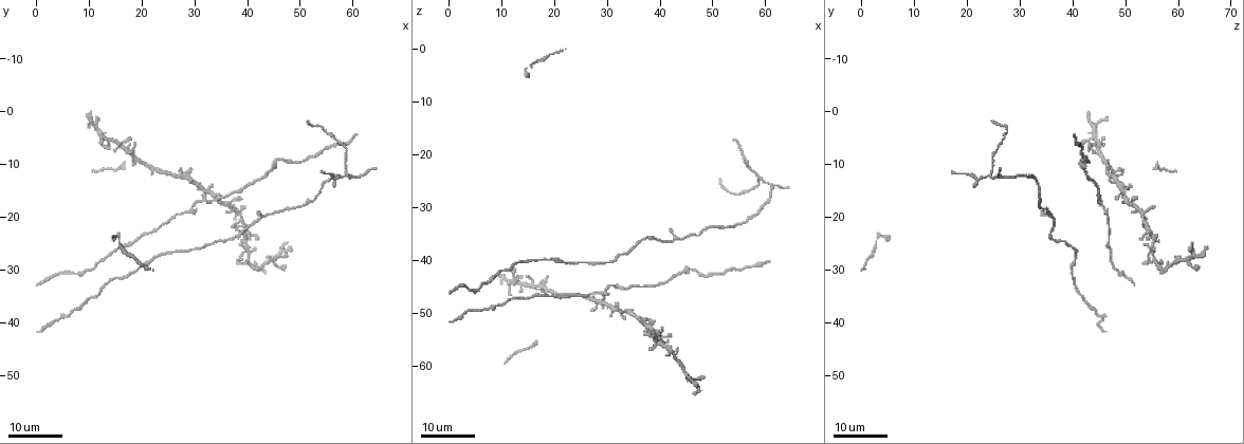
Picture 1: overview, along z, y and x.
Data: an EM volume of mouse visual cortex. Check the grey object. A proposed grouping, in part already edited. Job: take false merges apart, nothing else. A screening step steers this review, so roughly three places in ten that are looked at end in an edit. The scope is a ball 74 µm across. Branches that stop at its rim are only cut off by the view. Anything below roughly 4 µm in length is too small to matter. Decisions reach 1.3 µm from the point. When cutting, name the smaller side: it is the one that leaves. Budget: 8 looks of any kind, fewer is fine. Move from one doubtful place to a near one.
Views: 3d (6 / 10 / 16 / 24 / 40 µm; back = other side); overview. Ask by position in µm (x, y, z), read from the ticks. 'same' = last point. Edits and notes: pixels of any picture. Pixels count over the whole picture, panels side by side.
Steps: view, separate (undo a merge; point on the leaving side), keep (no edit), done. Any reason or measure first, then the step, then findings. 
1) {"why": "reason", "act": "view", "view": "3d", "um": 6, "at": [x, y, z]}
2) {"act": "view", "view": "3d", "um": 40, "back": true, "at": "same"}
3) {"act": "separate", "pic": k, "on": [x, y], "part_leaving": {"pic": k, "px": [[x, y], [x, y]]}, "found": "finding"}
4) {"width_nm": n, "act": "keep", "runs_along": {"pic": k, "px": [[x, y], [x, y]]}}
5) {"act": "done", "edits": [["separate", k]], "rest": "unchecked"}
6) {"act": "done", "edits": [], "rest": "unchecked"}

{"act": "view", "view": "3d", "um": 24, "at": [58.5, 12.0, 24.5]}

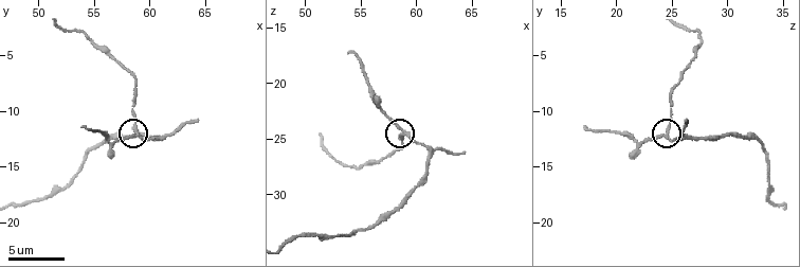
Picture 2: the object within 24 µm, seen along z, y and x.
{"act": "view", "view": "3d", "um": 6, "at": [58.8, 11.8, 24.4]}

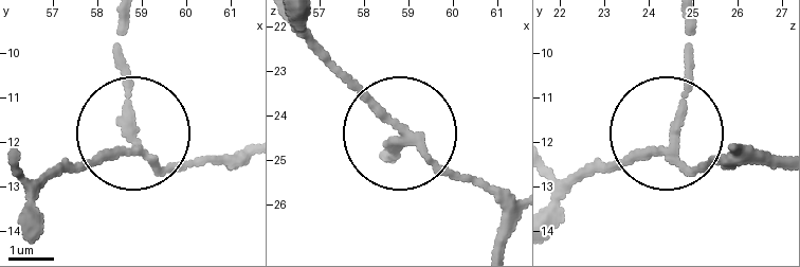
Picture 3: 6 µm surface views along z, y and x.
{"arms": 3, "act": "separate", "pic": 3, "on": [128, 89], "part_leaving": {"pic": 3, "px": [[142, 150], [120, 18]]}, "found": "a second cell is stuck on"}

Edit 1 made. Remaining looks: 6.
{"act": "view", "view": "overview"}

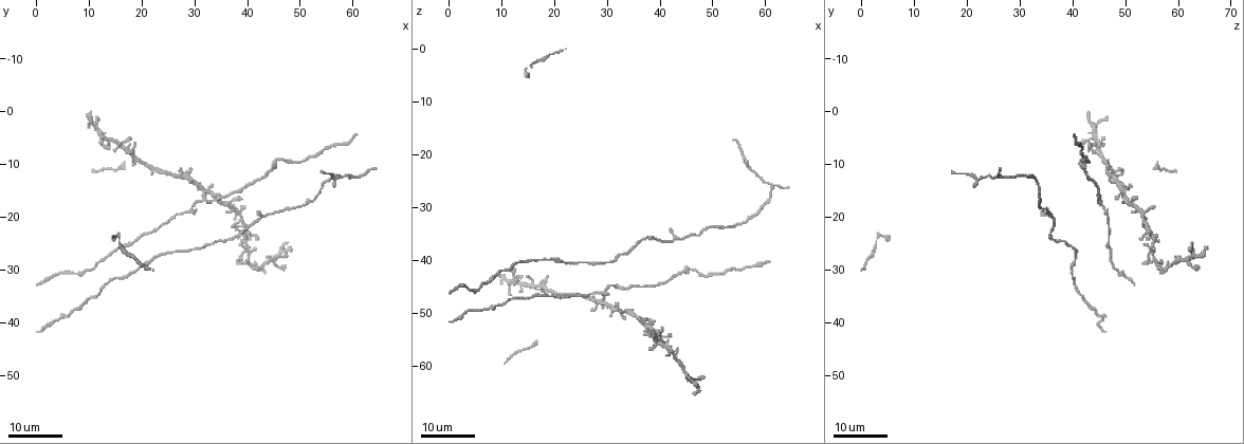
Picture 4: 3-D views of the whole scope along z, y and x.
{"why": "sudden change in width", "act": "view", "view": "3d", "um": 16, "at": [29.5, 18.0, 45.5]}

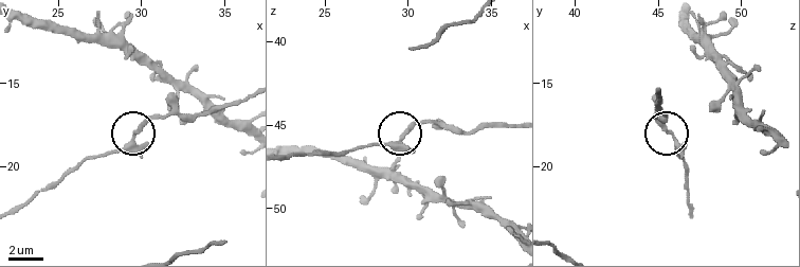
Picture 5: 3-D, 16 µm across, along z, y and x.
{"why": "zoom in", "act": "view", "view": "3d", "um": 10, "at": [30.0, 17.6, 45.2]}

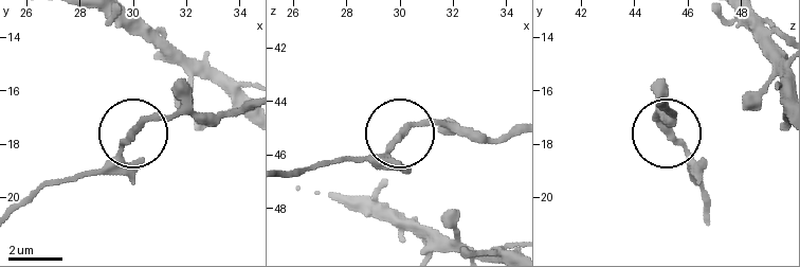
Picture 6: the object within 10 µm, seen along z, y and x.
{"act": "keep", "found": "all the same cell"}

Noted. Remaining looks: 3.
{"act": "view", "view": "3d", "um": 24, "at": [21.0, 29.0, 40.5]}

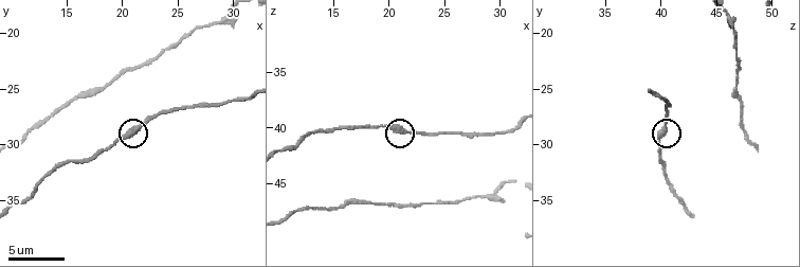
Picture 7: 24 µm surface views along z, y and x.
{"act": "view", "view": "3d", "um": 10, "at": [21.0, 28.6, 40.4]}

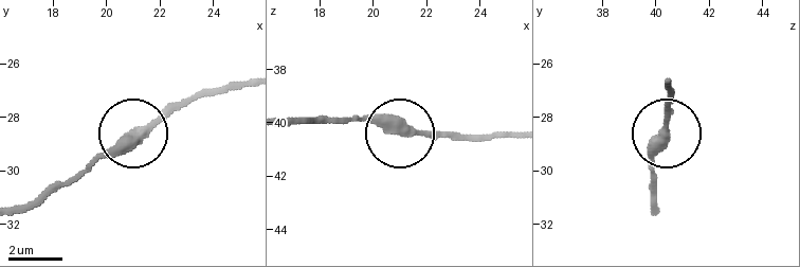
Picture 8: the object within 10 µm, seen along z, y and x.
{"why": "from behind", "act": "view", "view": "3d", "um": 10, "back": true, "at": [21.0, 28.7, 40.2]}

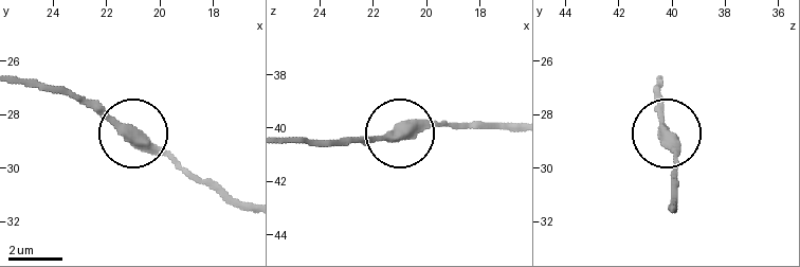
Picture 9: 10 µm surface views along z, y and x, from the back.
{"side_arm_um": 54, "act": "keep", "found": "all the same cell"}

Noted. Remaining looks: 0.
{"act": "done", "edits": [["separate", 3]], "rest": "unchecked"}

